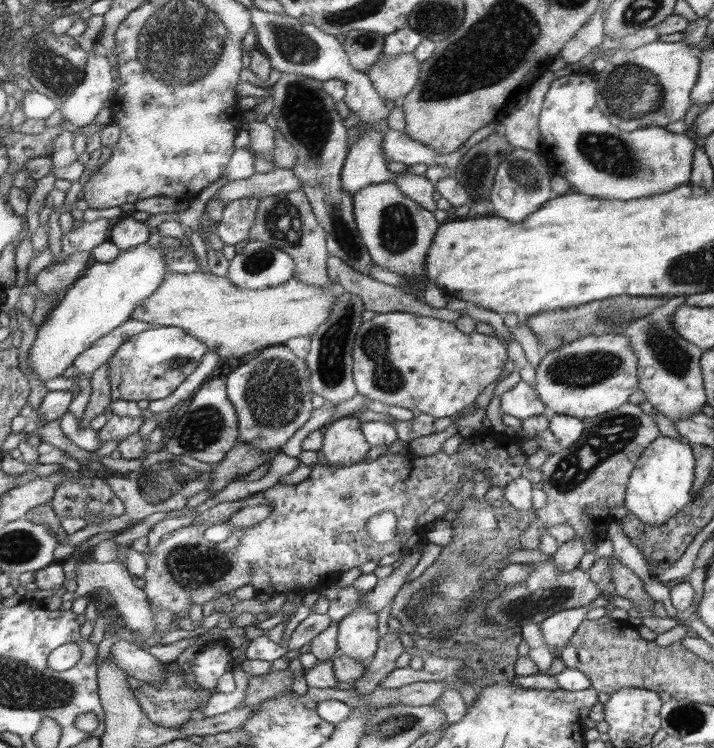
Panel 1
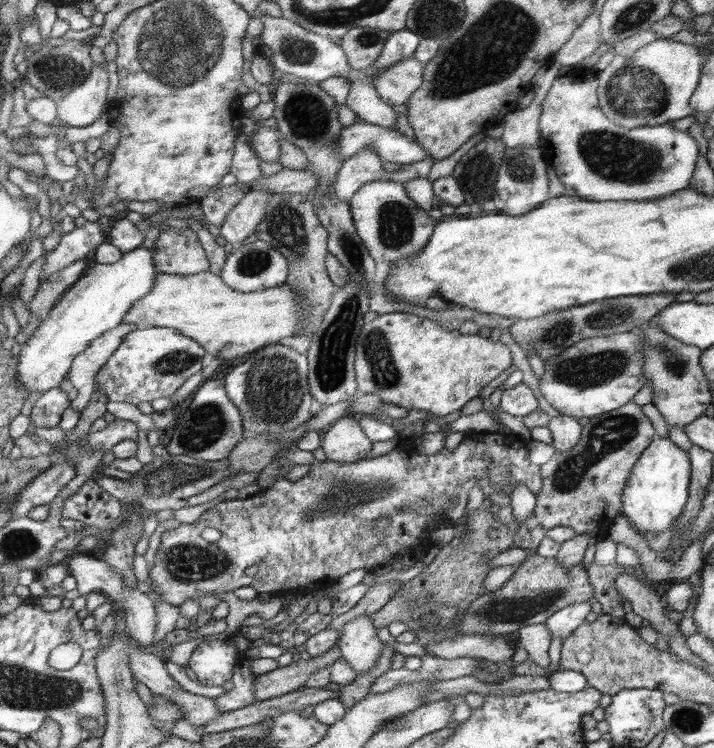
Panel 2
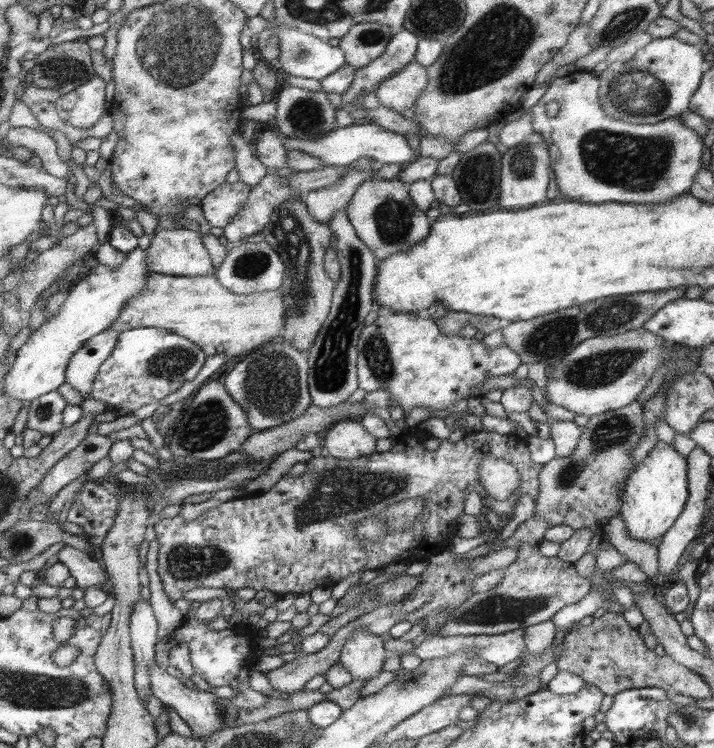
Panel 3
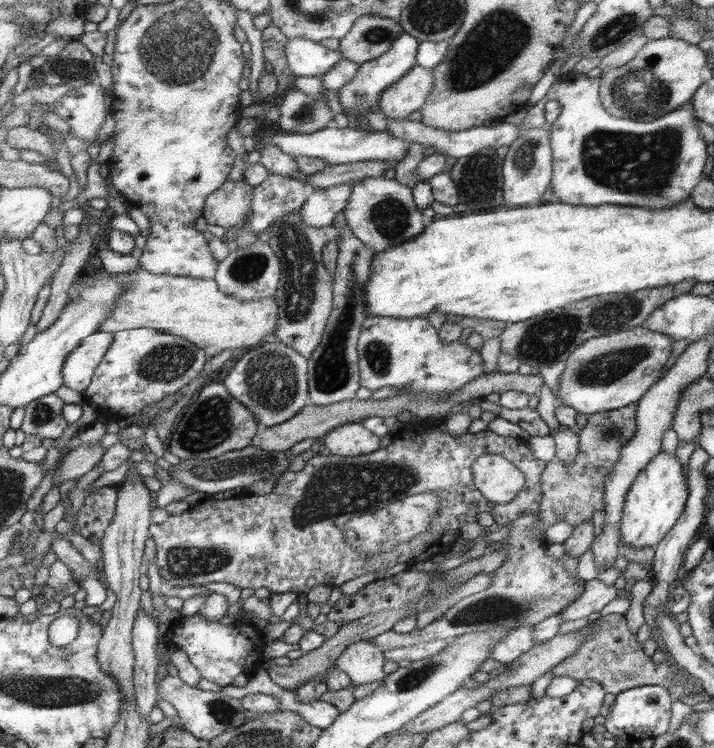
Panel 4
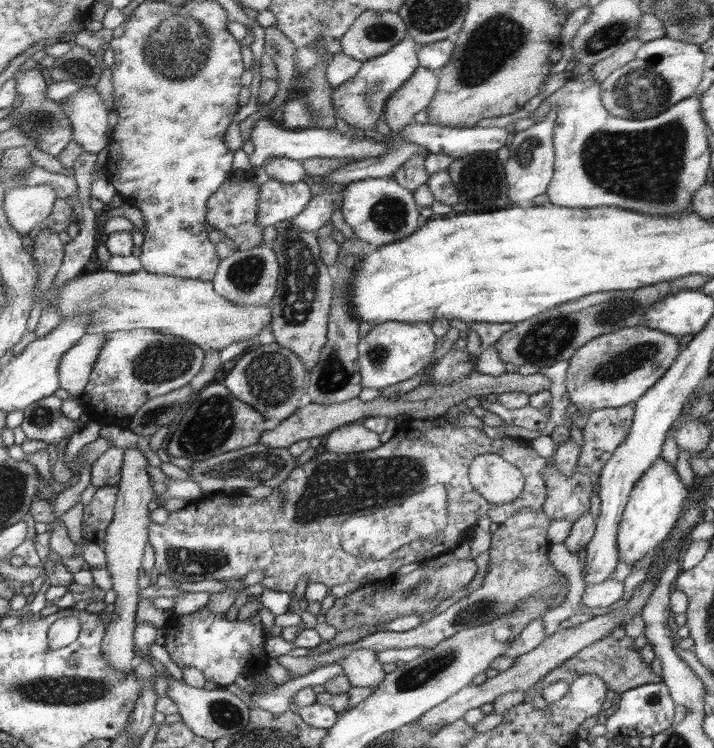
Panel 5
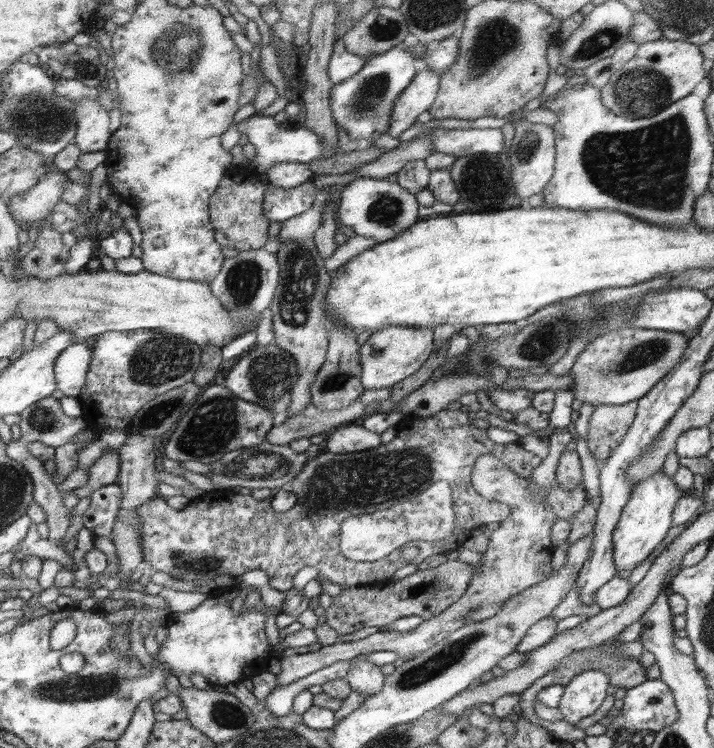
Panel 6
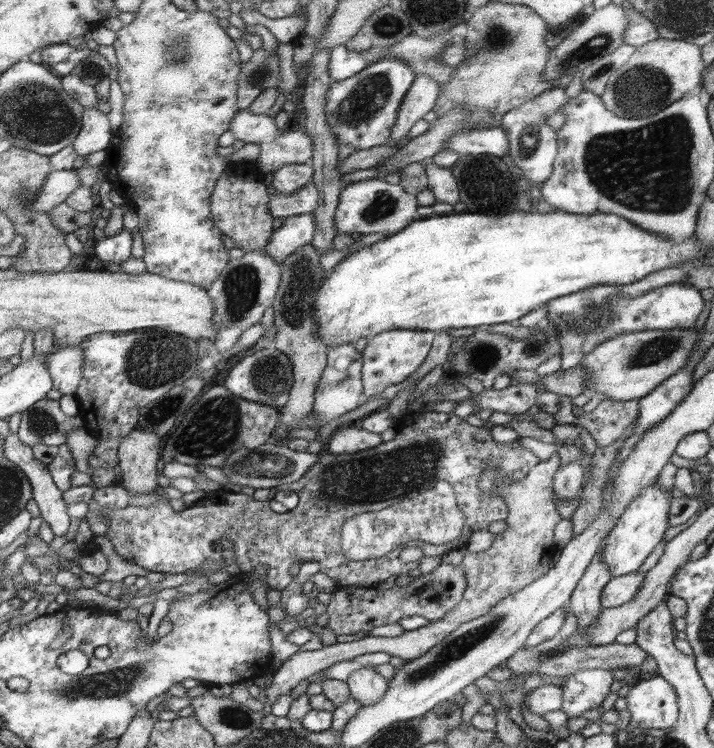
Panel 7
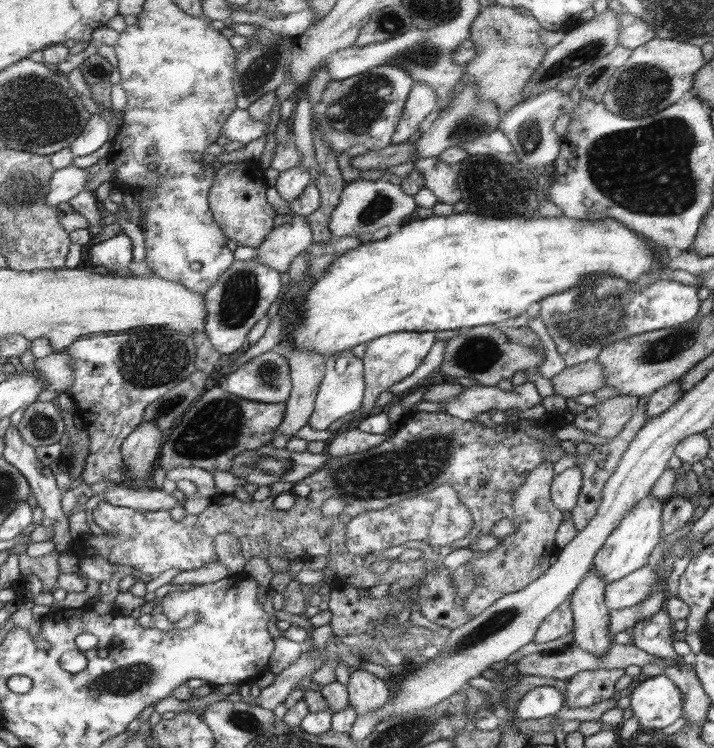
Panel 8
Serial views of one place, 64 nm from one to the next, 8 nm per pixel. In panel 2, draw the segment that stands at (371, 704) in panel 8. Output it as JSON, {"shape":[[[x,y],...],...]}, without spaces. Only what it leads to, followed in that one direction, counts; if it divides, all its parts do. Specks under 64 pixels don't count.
{"shape":[[[370,616],[354,617],[340,630],[341,657],[350,663],[357,675],[378,665],[378,660],[382,658],[382,647]]]}

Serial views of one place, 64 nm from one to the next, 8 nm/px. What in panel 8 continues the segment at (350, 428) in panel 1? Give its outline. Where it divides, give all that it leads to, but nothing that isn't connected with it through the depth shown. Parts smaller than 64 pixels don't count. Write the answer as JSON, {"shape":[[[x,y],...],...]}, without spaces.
{"shape":[[[358,429],[337,432],[332,436],[332,441],[328,444],[326,452],[329,457],[341,458],[370,450],[386,440],[386,436],[382,434],[371,434]]]}

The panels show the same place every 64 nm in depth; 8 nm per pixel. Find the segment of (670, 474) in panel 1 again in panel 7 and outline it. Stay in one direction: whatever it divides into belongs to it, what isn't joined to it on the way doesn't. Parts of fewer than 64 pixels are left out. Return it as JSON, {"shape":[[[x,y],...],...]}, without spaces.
{"shape":[[[657,483],[650,484],[626,507],[626,512],[622,513],[608,537],[605,538],[602,559],[606,561],[608,573],[612,577],[636,572],[656,546],[662,542],[669,528],[668,510],[670,510],[672,498],[677,494],[676,490],[663,490]]]}

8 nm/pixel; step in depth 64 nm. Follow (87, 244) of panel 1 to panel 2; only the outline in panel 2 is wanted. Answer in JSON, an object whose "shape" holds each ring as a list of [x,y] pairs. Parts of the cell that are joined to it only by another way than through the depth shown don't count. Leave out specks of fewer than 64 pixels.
{"shape":[[[87,221],[68,234],[61,233],[58,247],[46,252],[46,262],[39,276],[40,283],[50,273],[59,271],[62,267],[70,266],[80,257],[88,257],[95,248],[98,248],[106,240],[106,231],[102,231],[98,221]]]}

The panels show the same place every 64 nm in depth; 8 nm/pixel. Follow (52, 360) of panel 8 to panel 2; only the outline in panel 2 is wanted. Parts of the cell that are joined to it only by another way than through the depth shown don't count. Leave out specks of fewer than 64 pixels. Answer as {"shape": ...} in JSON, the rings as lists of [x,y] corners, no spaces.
{"shape":[[[120,323],[116,328],[94,338],[88,344],[88,348],[74,358],[67,374],[70,387],[75,389],[78,395],[71,401],[71,408],[80,412],[84,411],[91,396],[94,395],[95,381],[100,368],[116,352],[124,336],[139,328],[141,327],[134,323]]]}

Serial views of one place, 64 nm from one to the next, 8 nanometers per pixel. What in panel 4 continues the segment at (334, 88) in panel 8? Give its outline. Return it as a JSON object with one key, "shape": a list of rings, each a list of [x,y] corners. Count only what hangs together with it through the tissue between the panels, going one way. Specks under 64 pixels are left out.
{"shape":[[[406,31],[400,33],[400,37],[394,41],[389,53],[385,53],[381,58],[368,62],[358,70],[356,76],[344,88],[336,91],[339,102],[343,107],[344,114],[348,114],[352,124],[367,122],[366,112],[378,109],[378,97],[382,96],[382,91],[394,85],[398,79],[407,76],[413,67],[417,65],[417,49],[420,40]]]}

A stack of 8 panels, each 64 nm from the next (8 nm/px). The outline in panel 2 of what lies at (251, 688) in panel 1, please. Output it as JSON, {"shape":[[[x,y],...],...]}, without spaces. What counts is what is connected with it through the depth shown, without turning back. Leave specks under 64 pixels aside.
{"shape":[[[339,635],[334,648],[330,648],[326,654],[312,656],[309,660],[299,659],[287,666],[276,667],[267,674],[255,676],[252,682],[254,698],[261,701],[301,689],[313,672],[326,665],[330,666],[340,656]]]}

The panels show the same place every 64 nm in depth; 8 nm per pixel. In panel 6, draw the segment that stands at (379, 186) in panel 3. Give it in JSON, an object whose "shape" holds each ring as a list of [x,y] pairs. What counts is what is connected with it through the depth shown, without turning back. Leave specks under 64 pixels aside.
{"shape":[[[357,178],[342,187],[338,218],[343,225],[352,228],[356,234],[374,238],[376,242],[386,242],[398,237],[398,234],[416,225],[421,220],[418,210],[417,196],[404,190],[397,182],[389,182],[387,178]]]}

